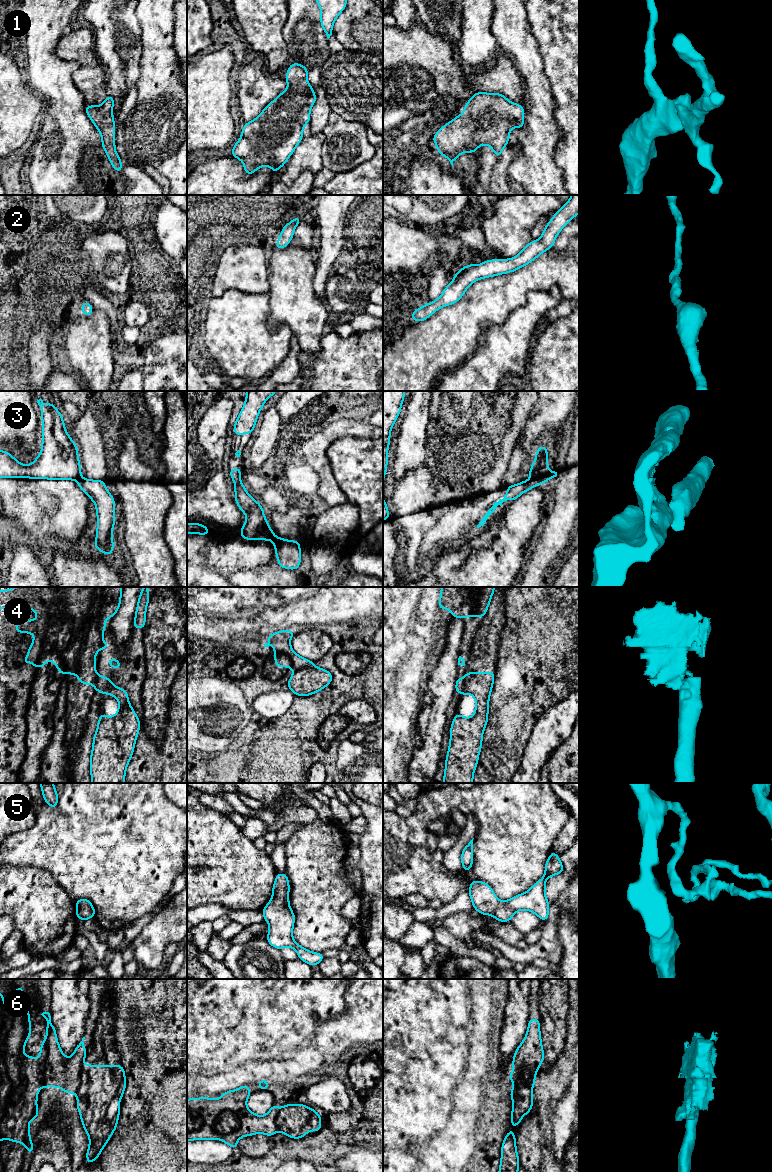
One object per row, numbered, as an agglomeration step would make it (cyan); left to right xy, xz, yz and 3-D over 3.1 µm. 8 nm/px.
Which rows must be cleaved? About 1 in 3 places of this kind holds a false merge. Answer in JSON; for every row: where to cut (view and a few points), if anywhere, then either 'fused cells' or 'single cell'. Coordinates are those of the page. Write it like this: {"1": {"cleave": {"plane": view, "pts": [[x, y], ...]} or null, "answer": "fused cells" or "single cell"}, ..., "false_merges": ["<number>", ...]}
{"1": {"cleave": null, "answer": "single cell"}, "2": {"cleave": null, "answer": "single cell"}, "3": {"cleave": {"plane": "yz", "pts": [[547, 471], [531, 478]]}, "answer": "fused cells"}, "4": {"cleave": {"plane": "xz", "pts": [[312, 665], [299, 668], [294, 672]]}, "answer": "fused cells"}, "5": {"cleave": null, "answer": "single cell"}, "6": {"cleave": {"plane": "xy", "pts": [[82, 1065], [80, 1085], [76, 1092]]}, "answer": "fused cells"}, "false_merges": ["3", "4", "6"]}

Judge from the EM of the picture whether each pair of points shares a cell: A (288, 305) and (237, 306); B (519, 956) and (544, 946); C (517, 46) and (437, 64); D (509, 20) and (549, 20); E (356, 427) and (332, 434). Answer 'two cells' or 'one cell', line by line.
A: two cells
B: one cell
C: two cells
D: two cells
E: one cell

